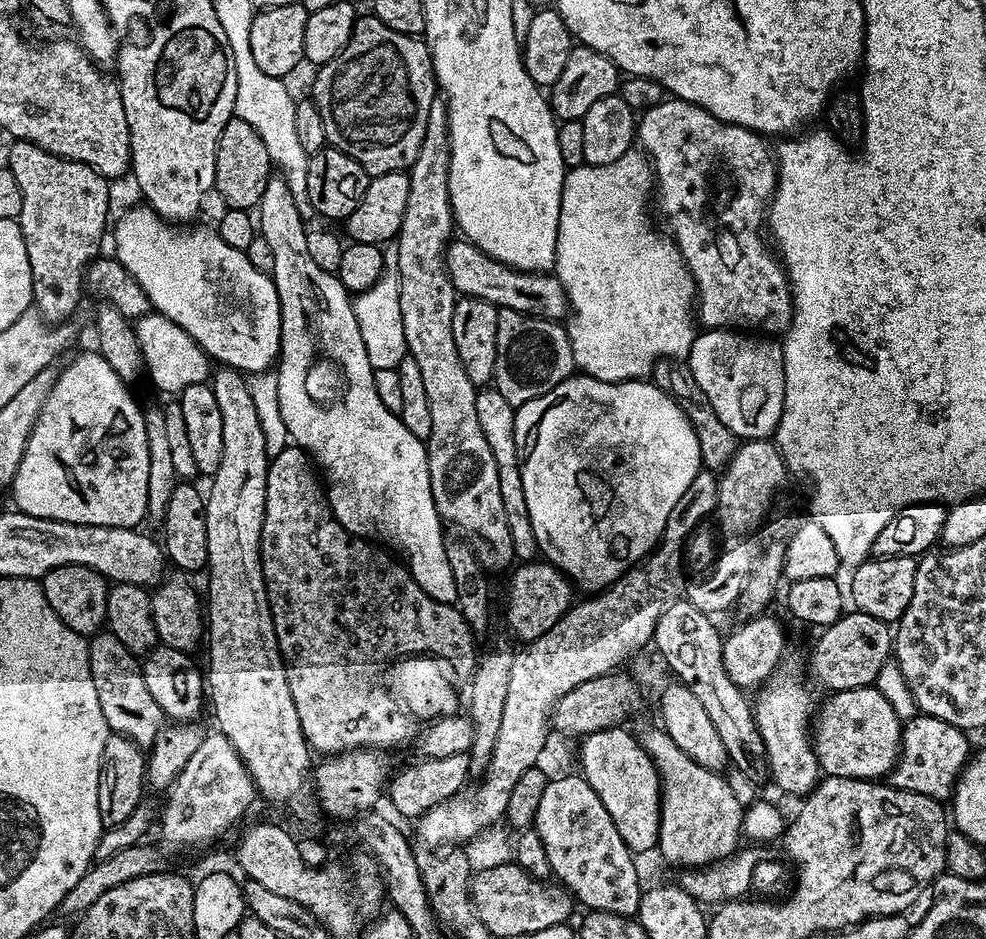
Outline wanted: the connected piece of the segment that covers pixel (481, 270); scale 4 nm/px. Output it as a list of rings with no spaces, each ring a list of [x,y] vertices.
[[[461,239],[459,243],[452,242],[447,245],[442,256],[442,267],[448,273],[450,282],[456,287],[461,297],[473,296],[495,304],[500,310],[522,312],[546,320],[559,321],[569,311],[568,296],[564,293],[562,282],[555,274],[518,272],[505,268],[497,264],[495,260],[489,260],[468,240]]]

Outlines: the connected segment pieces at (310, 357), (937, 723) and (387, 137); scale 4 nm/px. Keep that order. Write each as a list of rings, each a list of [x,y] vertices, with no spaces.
[[[281,178],[268,179],[258,205],[259,212],[258,236],[265,240],[273,255],[270,279],[276,288],[280,317],[278,398],[288,435],[304,452],[310,454],[313,461],[317,460],[324,467],[332,483],[326,488],[326,495],[336,521],[352,536],[383,542],[385,545],[393,544],[388,546],[397,553],[404,552],[408,573],[430,598],[455,605],[458,587],[448,561],[445,529],[436,515],[425,441],[410,434],[399,415],[390,411],[378,398],[376,374],[366,354],[366,346],[352,309],[353,297],[342,286],[339,275],[324,272],[322,266],[310,258],[308,232],[304,228],[306,220],[295,208],[287,182]]]
[[[917,714],[903,725],[898,739],[898,759],[890,773],[890,783],[894,788],[926,794],[943,801],[954,787],[954,774],[959,773],[966,763],[962,756],[968,740],[959,727],[951,723],[948,725],[938,717],[936,714]]]
[[[361,15],[357,19],[350,40],[330,62],[315,69],[316,81],[310,98],[320,107],[325,133],[342,145],[343,151],[353,156],[369,177],[387,172],[411,169],[426,134],[430,106],[437,103],[436,73],[428,58],[428,46],[423,39],[390,30],[376,15]]]

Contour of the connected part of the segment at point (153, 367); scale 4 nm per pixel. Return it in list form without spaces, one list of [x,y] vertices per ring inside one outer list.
[[[149,312],[135,319],[132,327],[142,349],[145,371],[147,374],[149,372],[153,384],[158,389],[164,392],[178,392],[184,387],[187,389],[201,385],[209,379],[210,360],[207,353],[176,323],[170,322],[160,313]]]

